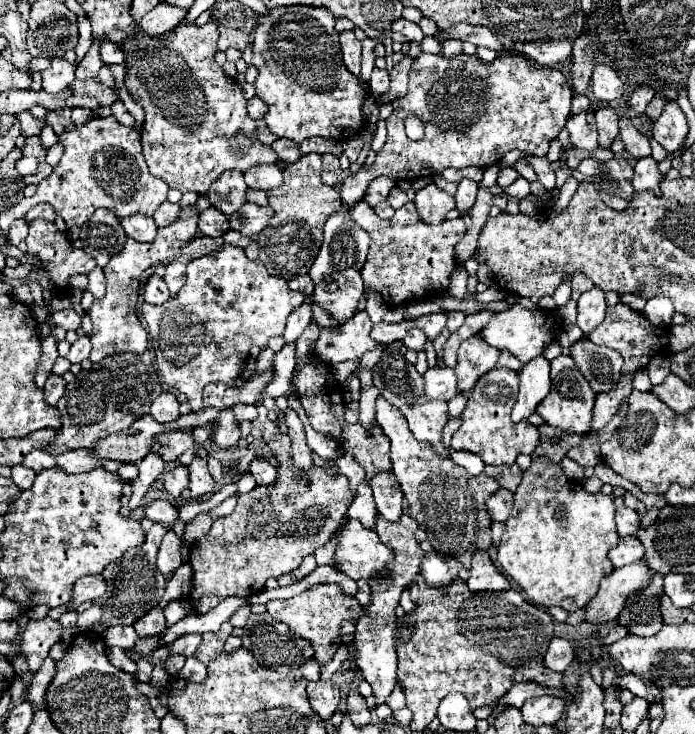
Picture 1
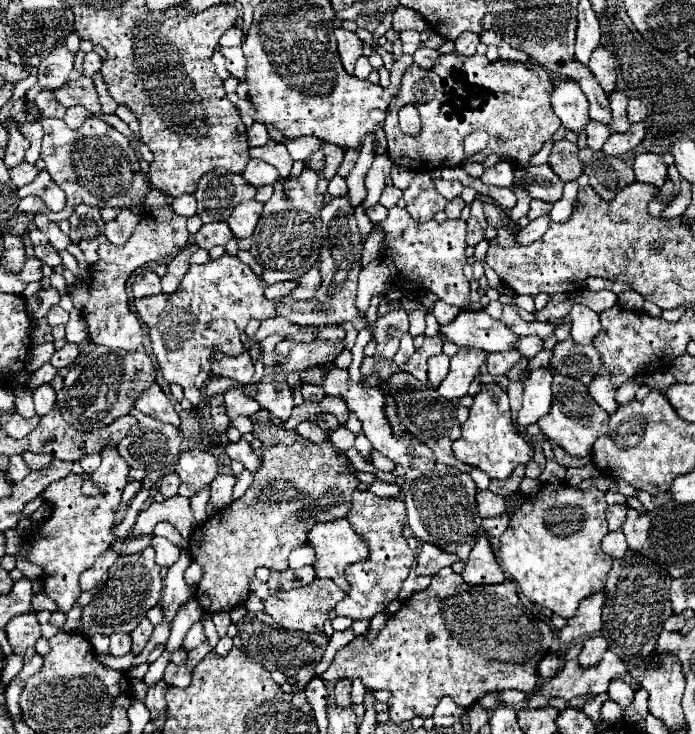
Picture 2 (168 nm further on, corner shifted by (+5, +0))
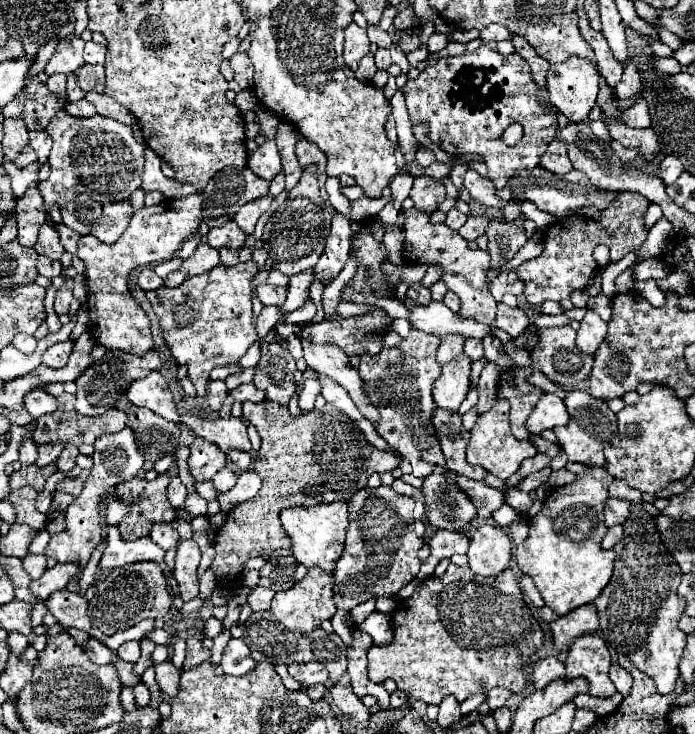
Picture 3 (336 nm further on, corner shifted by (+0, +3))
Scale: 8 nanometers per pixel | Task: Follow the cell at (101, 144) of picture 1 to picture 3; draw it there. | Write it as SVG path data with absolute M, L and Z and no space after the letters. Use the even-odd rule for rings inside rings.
M59 111L49 121L45 131L53 139L53 149L49 155L51 177L45 183L39 183L45 209L49 209L53 203L63 207L77 193L87 193L99 203L107 203L127 199L135 189L139 189L147 147L135 141L131 127L101 115L85 119Z

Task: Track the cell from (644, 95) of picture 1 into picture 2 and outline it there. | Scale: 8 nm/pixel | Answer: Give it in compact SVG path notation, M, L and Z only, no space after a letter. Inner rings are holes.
M630 98L630 102L628 102L628 118L632 122L640 122L640 120L644 120L644 116L646 116L646 106L638 98Z

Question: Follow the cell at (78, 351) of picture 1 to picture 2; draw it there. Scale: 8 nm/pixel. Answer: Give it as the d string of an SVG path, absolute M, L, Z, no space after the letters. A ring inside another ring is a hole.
M66 342L66 346L62 348L62 350L56 350L54 352L54 356L50 358L50 364L54 366L54 368L66 368L66 366L72 366L74 364L74 360L78 358L78 344L70 344L70 342Z

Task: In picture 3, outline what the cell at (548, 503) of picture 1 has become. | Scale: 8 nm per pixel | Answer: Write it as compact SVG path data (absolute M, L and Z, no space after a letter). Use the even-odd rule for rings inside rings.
M593 467L593 469L579 473L573 483L563 485L563 487L555 487L549 493L549 497L545 499L543 509L535 517L531 517L529 537L517 547L519 569L533 579L545 605L551 607L557 615L565 615L581 605L593 603L611 579L615 551L601 549L601 539L607 531L607 527L603 523L603 507L607 501L607 489L609 489L611 481L615 481L615 477L611 473L607 473L607 469Z

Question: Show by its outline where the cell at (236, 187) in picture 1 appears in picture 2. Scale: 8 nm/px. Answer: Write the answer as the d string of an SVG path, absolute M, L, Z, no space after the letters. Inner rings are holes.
M214 170L200 178L196 200L198 214L204 224L214 220L226 220L238 202L252 200L256 188L252 188L240 174L226 170Z

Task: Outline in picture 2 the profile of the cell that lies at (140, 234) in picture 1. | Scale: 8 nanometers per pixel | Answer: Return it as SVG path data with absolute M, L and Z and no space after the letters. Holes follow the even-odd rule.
M120 210L120 214L106 222L106 236L112 244L120 246L124 242L128 242L128 238L132 236L132 230L138 226L140 222L140 214L132 212L132 210Z

